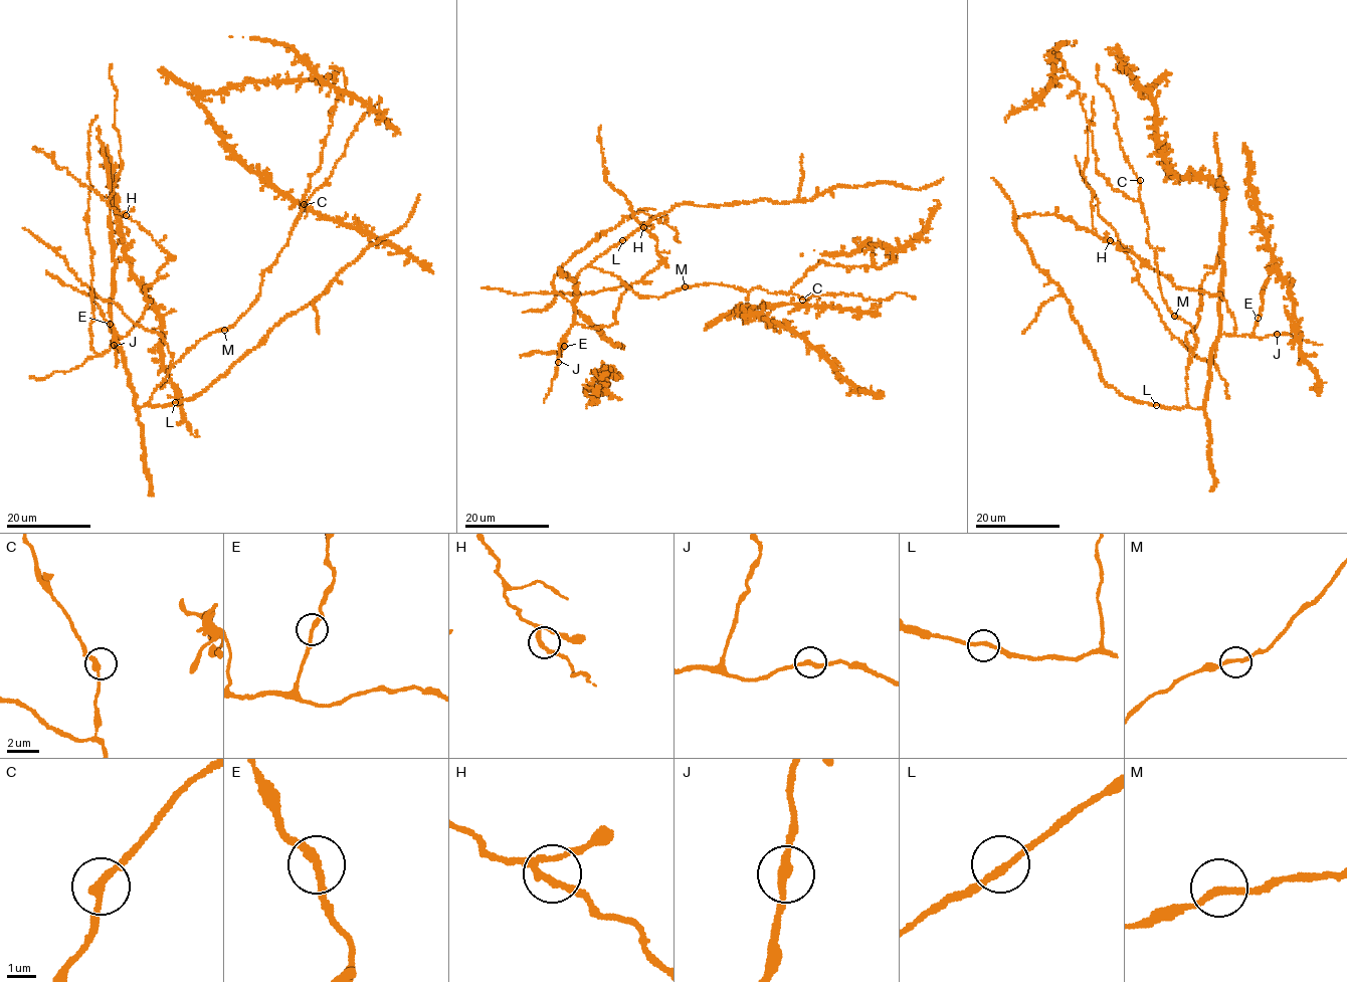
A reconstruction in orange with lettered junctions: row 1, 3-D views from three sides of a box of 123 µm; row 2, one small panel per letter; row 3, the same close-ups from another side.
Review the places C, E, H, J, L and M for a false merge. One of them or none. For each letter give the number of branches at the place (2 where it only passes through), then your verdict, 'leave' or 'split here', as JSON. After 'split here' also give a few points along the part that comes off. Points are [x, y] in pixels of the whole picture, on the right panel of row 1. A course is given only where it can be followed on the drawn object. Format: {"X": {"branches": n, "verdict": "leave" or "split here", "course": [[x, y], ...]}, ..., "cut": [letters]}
{"C": {"branches": 2, "verdict": "leave"}, "E": {"branches": 2, "verdict": "leave"}, "H": {"branches": 2, "verdict": "leave"}, "J": {"branches": 2, "verdict": "leave"}, "L": {"branches": 2, "verdict": "leave"}, "M": {"branches": 2, "verdict": "leave"}, "cut": []}

